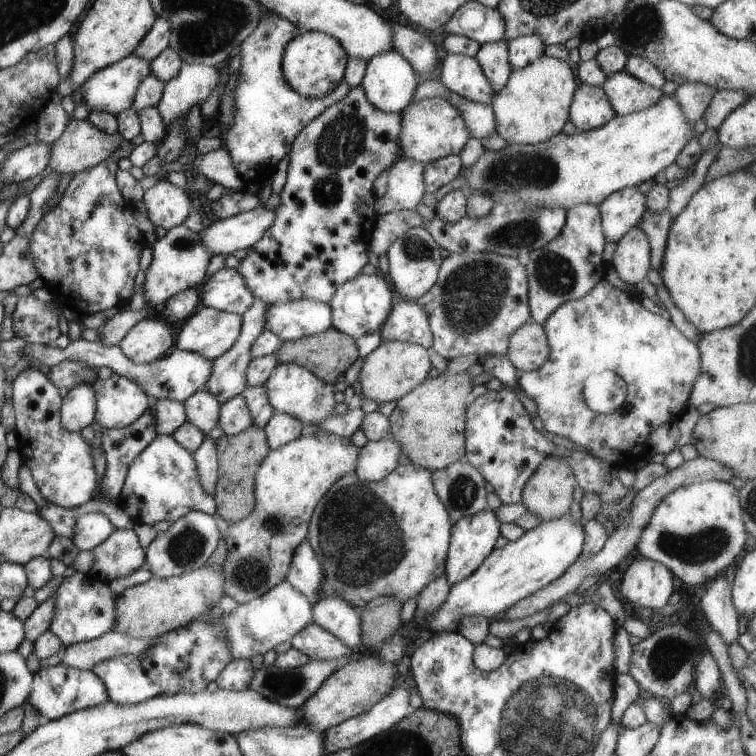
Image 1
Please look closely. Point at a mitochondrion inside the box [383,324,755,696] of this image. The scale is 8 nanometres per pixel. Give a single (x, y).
(687, 549)

